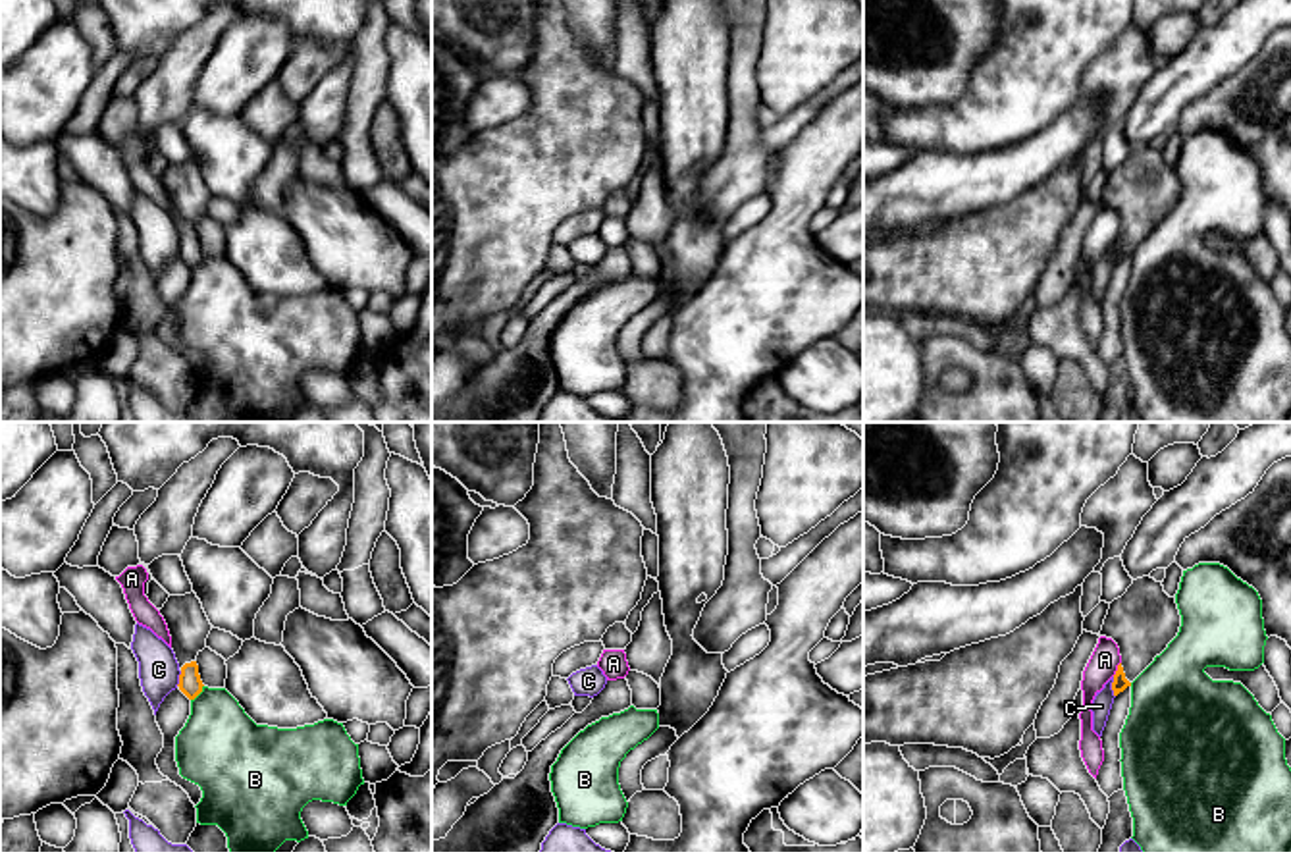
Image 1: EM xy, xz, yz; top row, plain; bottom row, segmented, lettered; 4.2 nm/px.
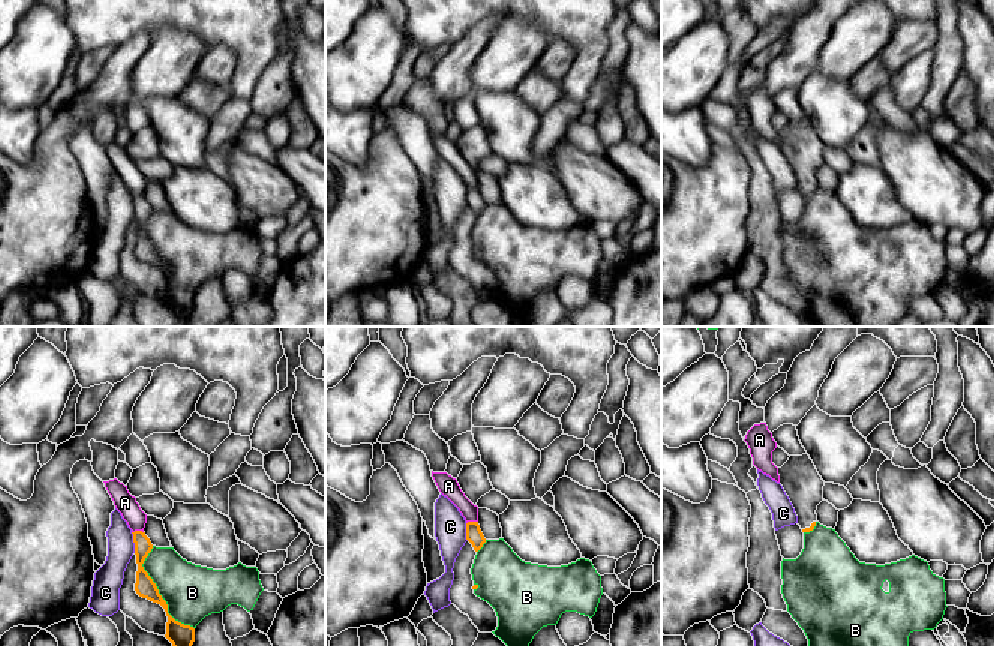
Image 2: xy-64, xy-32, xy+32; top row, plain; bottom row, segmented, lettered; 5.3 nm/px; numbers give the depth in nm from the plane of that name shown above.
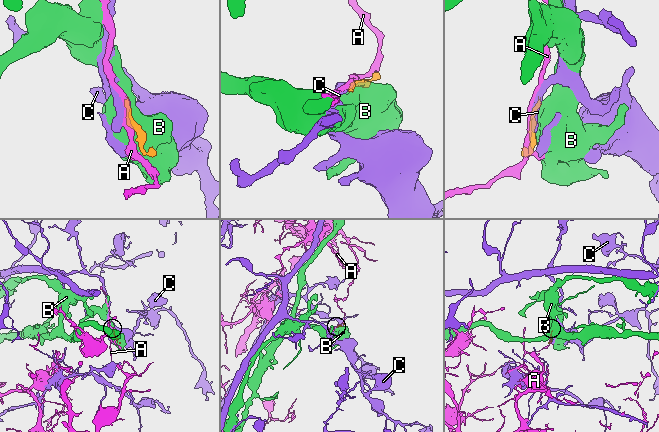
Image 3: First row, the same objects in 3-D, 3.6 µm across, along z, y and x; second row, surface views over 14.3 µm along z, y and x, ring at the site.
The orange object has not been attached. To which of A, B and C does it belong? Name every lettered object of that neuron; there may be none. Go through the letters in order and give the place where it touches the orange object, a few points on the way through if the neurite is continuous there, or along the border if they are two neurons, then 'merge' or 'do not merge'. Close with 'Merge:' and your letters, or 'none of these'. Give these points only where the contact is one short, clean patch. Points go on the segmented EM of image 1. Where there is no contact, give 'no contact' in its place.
A: yz (1118, 669) | do not merge
B: xy (199, 692) | do not merge
C: yz (1112, 687) | along yz (1112, 677), (1114, 696) | do not merge
Merge: none of these

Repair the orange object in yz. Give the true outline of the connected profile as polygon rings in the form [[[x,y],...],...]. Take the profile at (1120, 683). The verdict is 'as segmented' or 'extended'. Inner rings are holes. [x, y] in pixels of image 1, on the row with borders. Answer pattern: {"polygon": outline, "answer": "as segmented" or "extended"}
{"polygon": [[[1150,576],[1133,580],[1127,592],[1110,603],[1100,636],[1112,638],[1121,655],[1114,675],[1114,696],[1160,655],[1177,636],[1181,615],[1175,598]]], "answer": "extended"}

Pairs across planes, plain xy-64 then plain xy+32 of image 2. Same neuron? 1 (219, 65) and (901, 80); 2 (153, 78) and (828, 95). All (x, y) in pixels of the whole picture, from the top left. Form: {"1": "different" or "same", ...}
{"1": "different", "2": "different"}

